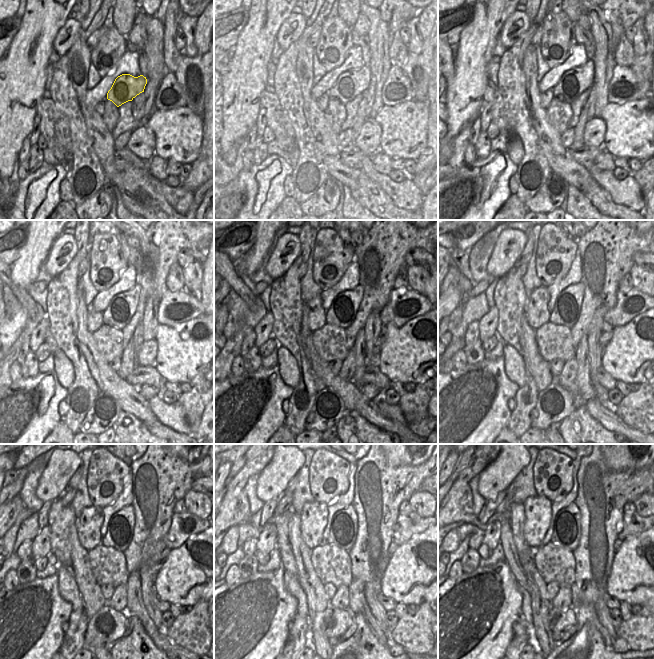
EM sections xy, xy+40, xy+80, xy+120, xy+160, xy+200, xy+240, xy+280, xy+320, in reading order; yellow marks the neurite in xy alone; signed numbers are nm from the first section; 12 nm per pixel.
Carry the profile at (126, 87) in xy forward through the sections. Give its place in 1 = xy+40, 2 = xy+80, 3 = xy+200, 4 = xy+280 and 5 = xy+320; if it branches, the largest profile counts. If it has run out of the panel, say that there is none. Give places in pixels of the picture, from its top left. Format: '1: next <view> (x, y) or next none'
1: next xy+40 (351, 83)
2: next xy+80 (573, 83)
3: next xy+200 (566, 311)
4: next xy+280 (343, 531)
5: next xy+320 (567, 529)

